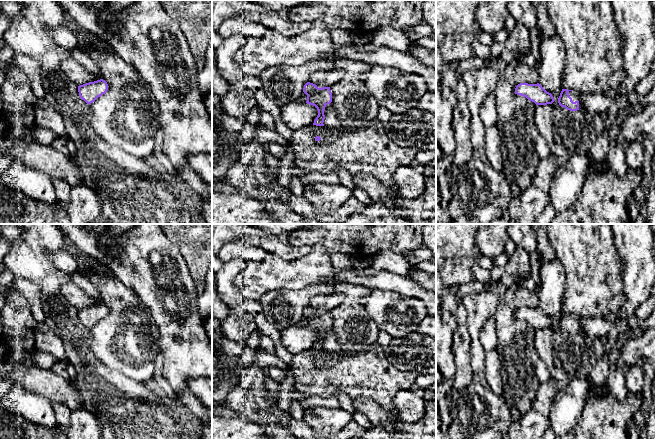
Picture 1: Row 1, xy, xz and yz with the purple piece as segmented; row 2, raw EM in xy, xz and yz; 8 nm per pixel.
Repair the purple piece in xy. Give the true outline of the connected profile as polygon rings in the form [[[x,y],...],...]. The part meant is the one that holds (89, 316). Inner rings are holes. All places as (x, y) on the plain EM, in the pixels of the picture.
[[[103,303],[78,310],[80,322],[89,329],[93,327],[98,321],[105,318],[107,314],[108,308]]]

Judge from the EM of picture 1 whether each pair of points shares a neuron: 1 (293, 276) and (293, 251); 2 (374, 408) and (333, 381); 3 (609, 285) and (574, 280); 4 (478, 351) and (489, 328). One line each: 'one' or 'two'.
1: two
2: two
3: one
4: two

